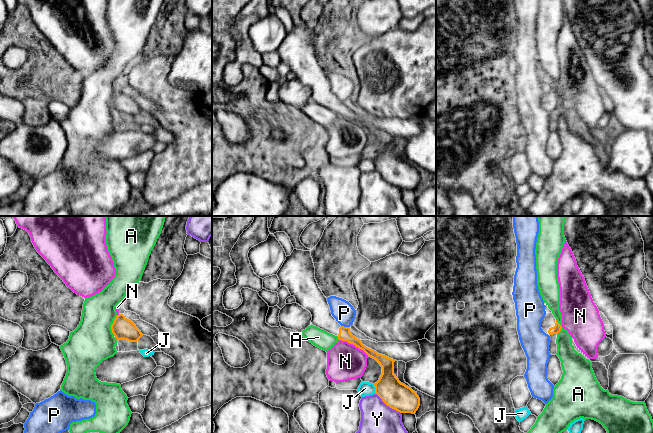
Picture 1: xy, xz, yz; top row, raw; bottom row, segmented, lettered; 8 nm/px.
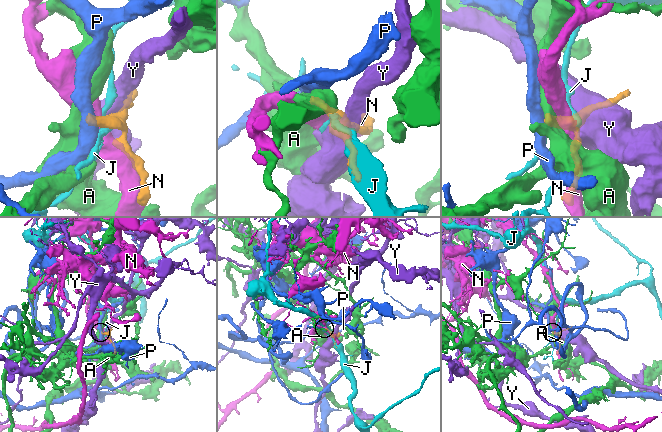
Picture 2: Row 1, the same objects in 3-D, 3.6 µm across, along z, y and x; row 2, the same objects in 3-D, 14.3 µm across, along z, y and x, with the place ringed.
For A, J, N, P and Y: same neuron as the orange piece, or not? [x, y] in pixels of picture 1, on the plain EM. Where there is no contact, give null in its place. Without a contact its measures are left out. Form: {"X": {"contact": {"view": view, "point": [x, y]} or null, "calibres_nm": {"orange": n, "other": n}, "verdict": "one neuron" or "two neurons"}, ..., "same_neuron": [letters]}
{"A": {"contact": {"view": "xy", "point": [111, 101]}, "calibres_nm": {"orange": 180, "other": 340}, "verdict": "two neurons"}, "J": {"contact": {"view": "xz", "point": [375, 165]}, "calibres_nm": {"orange": 220, "other": 110}, "verdict": "two neurons"}, "N": {"contact": {"view": "xz", "point": [354, 120]}, "calibres_nm": {"orange": 100, "other": 300}, "verdict": "two neurons"}, "P": {"contact": {"view": "xz", "point": [345, 103]}, "calibres_nm": {"orange": 100, "other": 170}, "verdict": "two neurons"}, "Y": {"contact": {"view": "xz", "point": [388, 181]}, "calibres_nm": {"orange": 220, "other": 380}, "verdict": "two neurons"}, "same_neuron": []}

